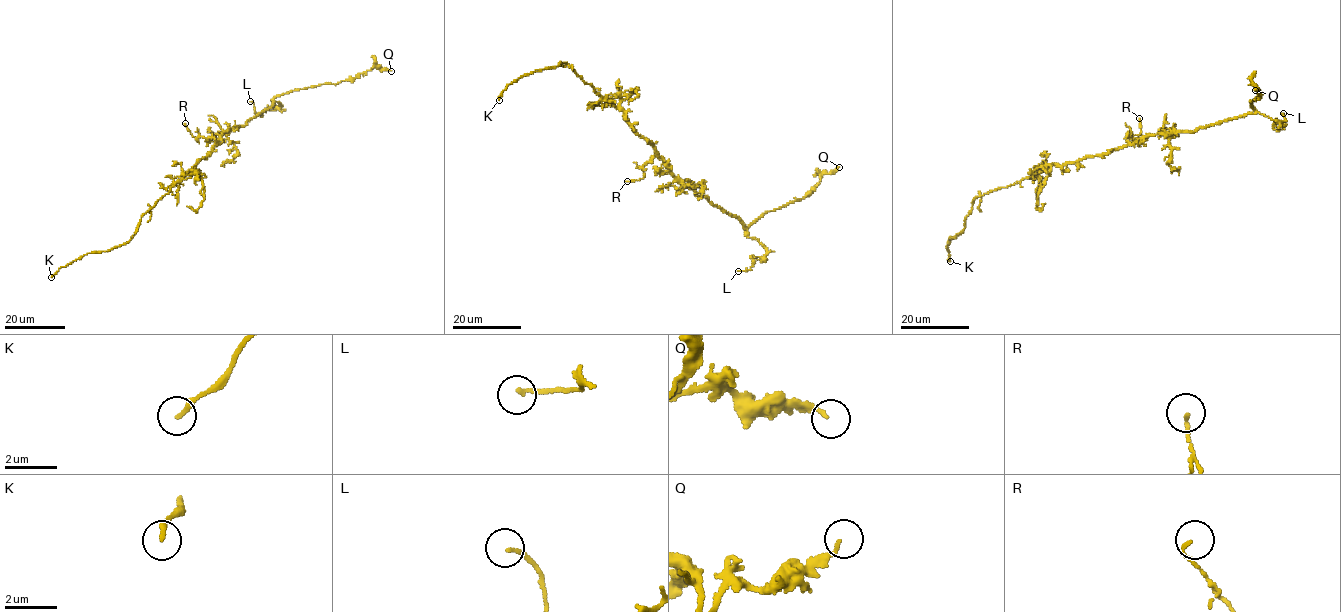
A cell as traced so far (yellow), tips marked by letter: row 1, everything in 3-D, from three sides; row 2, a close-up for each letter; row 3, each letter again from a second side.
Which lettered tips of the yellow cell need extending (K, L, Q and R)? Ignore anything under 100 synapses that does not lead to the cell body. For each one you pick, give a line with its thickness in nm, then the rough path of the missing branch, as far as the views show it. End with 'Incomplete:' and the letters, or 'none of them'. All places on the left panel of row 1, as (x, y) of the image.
K: Thickness 200 nm
Incomplete: K

